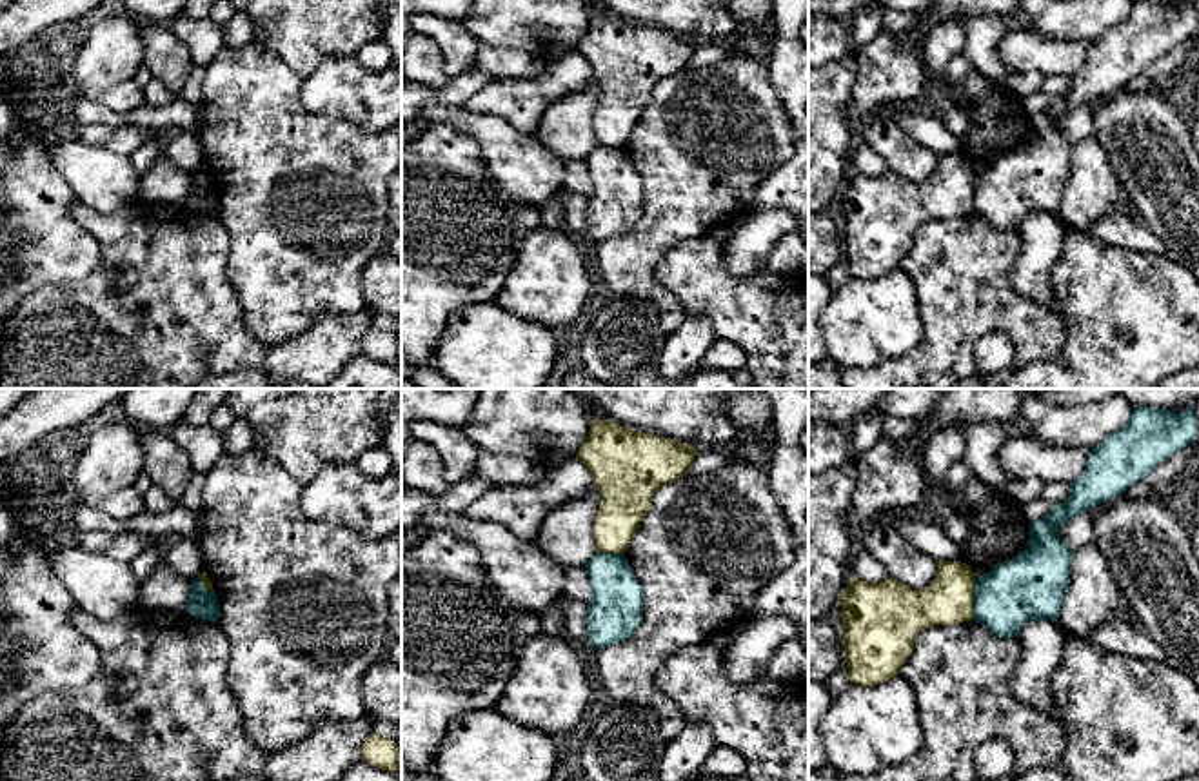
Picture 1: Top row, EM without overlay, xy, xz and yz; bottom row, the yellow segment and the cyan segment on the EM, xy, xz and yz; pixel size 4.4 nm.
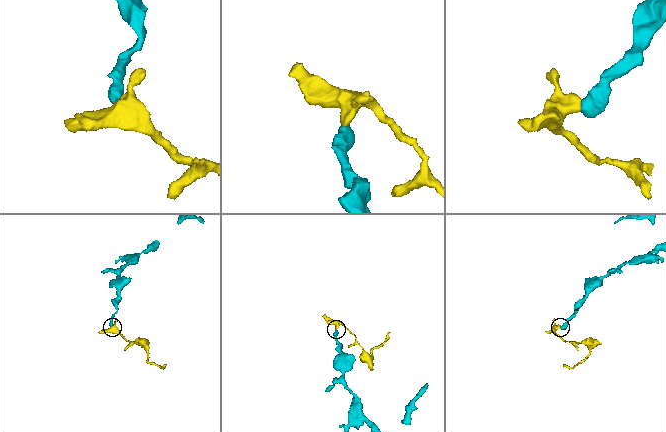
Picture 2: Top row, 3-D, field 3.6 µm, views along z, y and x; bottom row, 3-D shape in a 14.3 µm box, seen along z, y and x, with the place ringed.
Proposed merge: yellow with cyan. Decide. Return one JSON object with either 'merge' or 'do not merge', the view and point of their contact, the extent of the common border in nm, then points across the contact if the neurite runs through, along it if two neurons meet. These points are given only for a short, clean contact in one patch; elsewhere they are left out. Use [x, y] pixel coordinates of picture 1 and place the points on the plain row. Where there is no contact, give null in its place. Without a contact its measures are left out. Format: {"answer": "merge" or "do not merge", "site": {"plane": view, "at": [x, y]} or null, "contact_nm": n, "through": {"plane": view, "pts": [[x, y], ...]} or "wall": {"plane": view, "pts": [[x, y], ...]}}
{"answer": "do not merge", "site": {"plane": "yz", "at": [972, 193]}, "contact_nm": 180}

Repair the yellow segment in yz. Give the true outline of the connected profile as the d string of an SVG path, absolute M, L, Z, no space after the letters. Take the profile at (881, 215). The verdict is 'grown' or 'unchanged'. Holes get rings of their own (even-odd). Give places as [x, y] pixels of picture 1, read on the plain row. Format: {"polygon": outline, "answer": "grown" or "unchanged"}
{"polygon": "M937 154L936 173L921 183L910 182L890 169L876 178L850 169L839 194L845 220L845 256L850 276L872 280L897 269L912 245L914 232L926 220L972 214L974 182L976 167L970 158L961 154Z", "answer": "unchanged"}

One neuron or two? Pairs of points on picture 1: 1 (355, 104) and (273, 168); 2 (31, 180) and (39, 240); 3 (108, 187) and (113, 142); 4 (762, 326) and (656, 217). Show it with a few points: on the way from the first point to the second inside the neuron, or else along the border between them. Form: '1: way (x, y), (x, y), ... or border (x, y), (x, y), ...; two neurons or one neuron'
1: border (300, 97), (315, 113), (340, 117), (378, 133); two neurons
2: way (33, 195), (39, 207), (39, 226); one neuron
3: border (71, 135), (128, 158); two neurons
4: border (705, 235), (680, 240), (656, 266), (654, 276); two neurons

